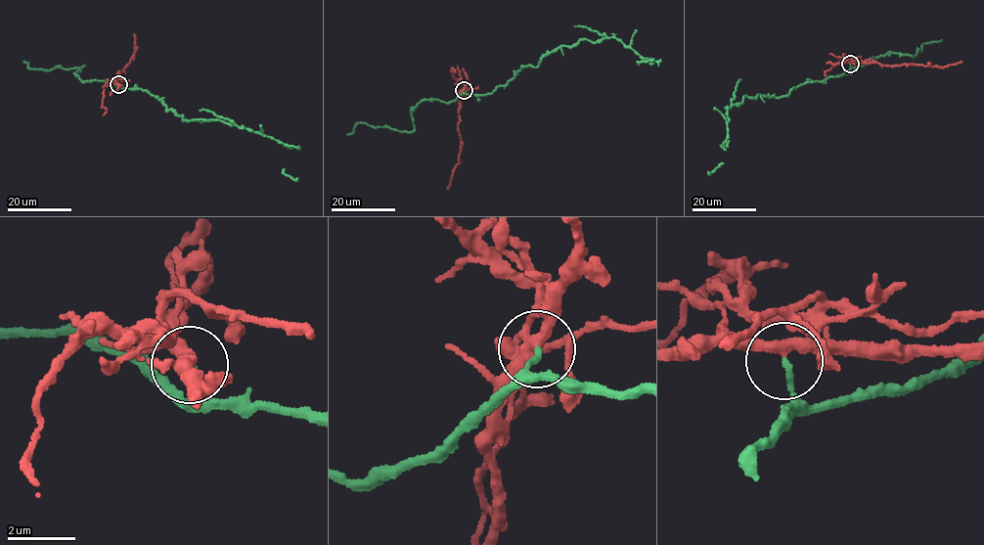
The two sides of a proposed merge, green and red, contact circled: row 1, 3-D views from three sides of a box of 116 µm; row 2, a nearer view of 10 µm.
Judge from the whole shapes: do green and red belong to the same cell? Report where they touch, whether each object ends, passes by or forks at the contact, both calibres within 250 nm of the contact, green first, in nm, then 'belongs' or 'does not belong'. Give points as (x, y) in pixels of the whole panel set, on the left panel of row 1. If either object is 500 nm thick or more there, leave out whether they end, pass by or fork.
place (118, 84); green ends; red passes by; calibres 130 and 340 nm; does not belong

